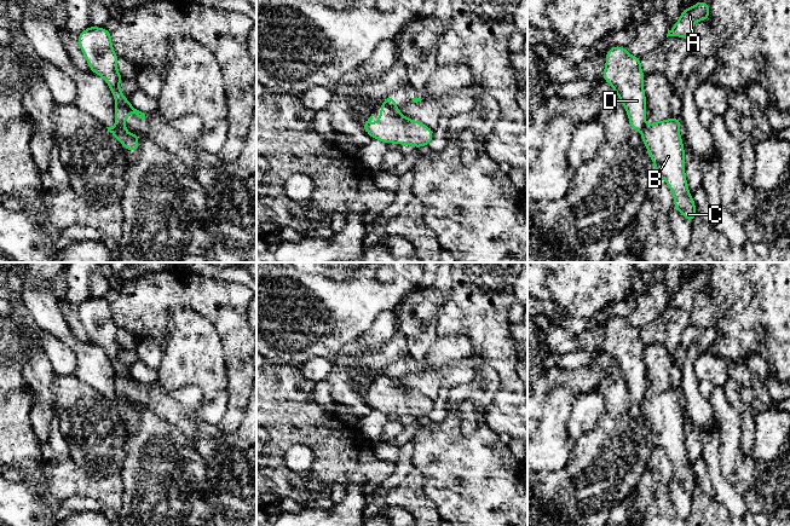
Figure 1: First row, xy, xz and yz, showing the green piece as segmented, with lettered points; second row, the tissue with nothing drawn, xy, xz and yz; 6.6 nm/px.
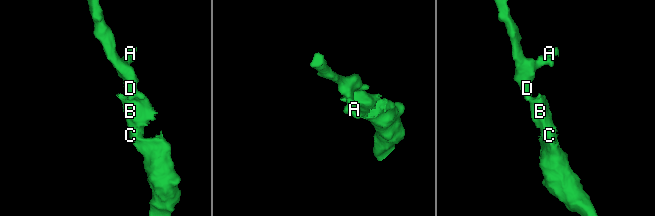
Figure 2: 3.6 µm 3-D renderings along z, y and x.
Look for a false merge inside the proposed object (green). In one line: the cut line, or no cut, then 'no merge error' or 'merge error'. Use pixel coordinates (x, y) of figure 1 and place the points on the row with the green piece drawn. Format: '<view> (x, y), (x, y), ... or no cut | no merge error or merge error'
xz (384, 103), (396, 108) | merge error

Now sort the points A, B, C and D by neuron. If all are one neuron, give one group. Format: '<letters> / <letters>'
A D / B C

